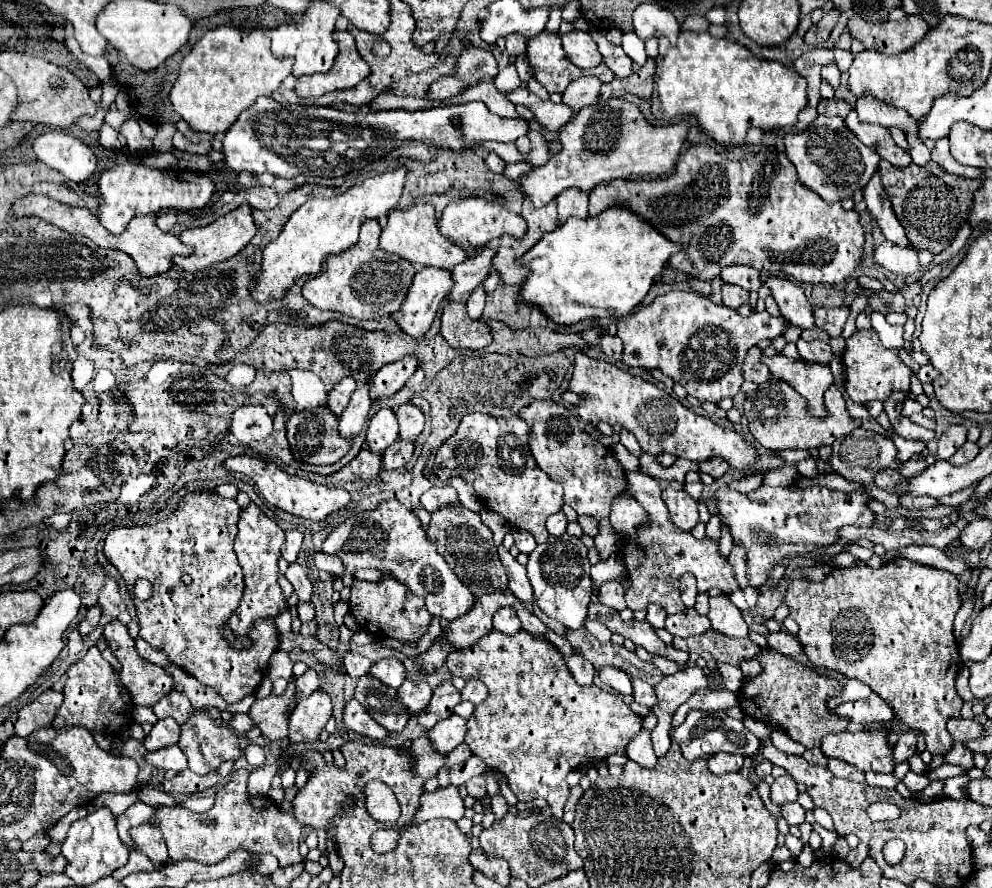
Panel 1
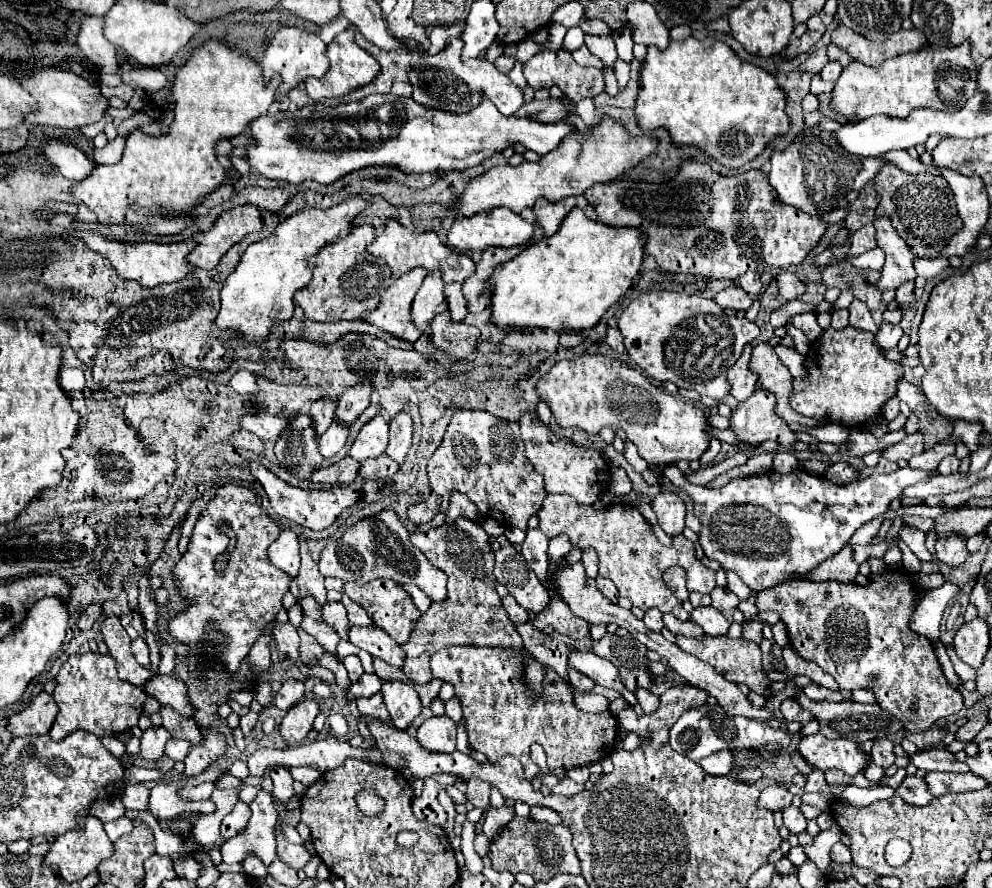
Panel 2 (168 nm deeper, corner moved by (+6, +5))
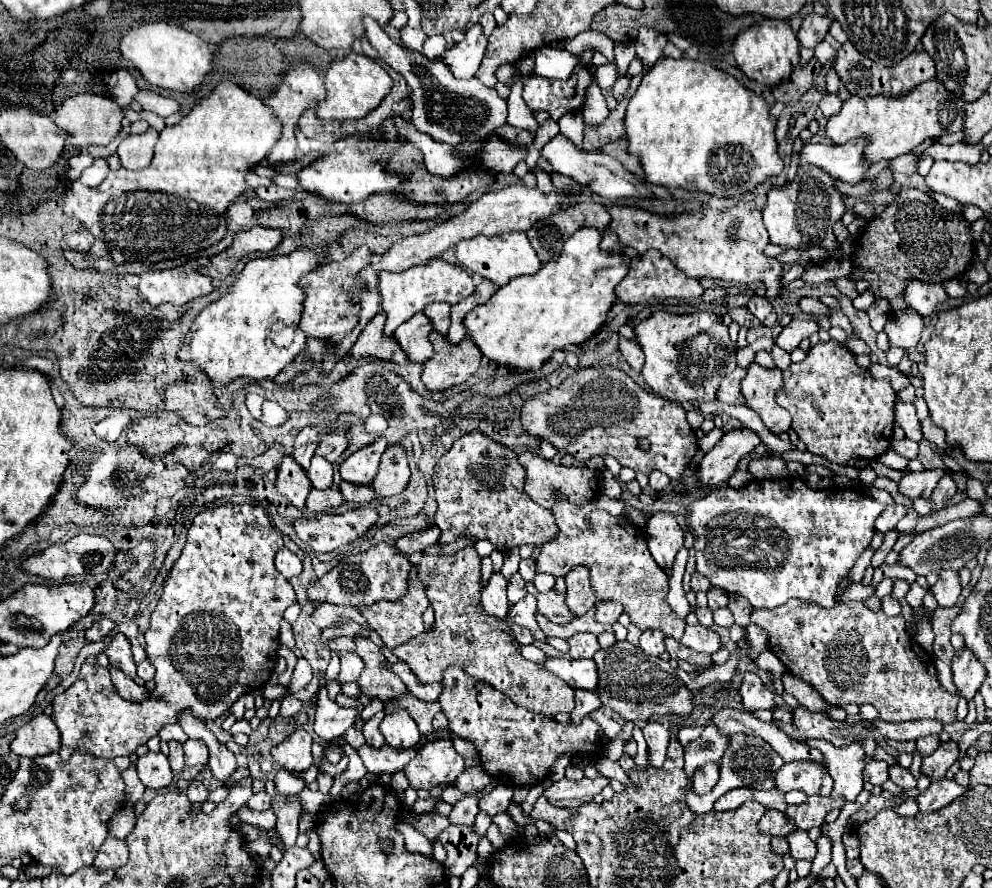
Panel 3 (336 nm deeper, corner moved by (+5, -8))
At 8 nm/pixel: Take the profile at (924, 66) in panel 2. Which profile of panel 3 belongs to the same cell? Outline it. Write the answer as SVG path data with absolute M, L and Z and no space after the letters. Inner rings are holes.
M934 78L922 82L912 88L910 94L890 98L884 94L876 94L872 98L860 98L858 94L850 96L842 102L838 114L834 114L826 124L826 136L832 138L834 144L844 144L846 140L854 140L862 134L868 134L870 144L866 148L866 158L870 162L878 162L884 158L896 158L908 154L912 148L922 144L926 138L944 136L948 132L962 130L966 102L954 92L946 90L944 82Z

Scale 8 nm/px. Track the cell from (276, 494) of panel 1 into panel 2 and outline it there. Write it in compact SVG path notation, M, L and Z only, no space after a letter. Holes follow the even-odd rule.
M249 463L249 469L253 471L255 479L263 485L263 489L269 495L271 507L279 517L285 517L301 527L313 529L313 531L321 531L327 529L329 525L333 525L333 521L343 513L343 509L355 505L359 501L359 493L353 491L351 487L343 487L343 485L335 485L331 489L319 489L319 491L311 491L311 489L299 489L299 487L291 487L285 481L281 481L277 475L273 475L269 469L265 469L259 463Z

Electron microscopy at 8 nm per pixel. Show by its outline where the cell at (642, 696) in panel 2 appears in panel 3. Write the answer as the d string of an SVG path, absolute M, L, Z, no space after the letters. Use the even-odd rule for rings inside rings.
M648 720L646 726L642 728L646 744L648 744L648 754L652 766L662 766L666 758L666 746L668 746L668 728L662 726L660 722Z

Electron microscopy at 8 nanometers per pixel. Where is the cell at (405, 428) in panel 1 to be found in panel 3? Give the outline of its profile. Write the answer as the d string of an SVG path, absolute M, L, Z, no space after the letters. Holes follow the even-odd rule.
M400 442L388 446L386 452L382 454L380 470L372 482L376 494L380 498L396 496L408 486L408 480L410 480L410 466L406 458L406 448Z

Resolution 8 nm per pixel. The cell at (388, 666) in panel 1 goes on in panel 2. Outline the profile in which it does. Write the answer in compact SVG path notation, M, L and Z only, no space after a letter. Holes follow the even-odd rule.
M365 673L357 683L351 685L347 699L357 699L357 697L371 697L381 689L381 679L377 675Z

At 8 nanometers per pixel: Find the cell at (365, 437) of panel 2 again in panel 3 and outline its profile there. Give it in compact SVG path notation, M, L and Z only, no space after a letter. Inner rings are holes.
M378 438L376 442L354 452L348 460L344 460L344 464L340 464L342 480L352 484L370 484L378 472L378 462L386 446L386 438Z

